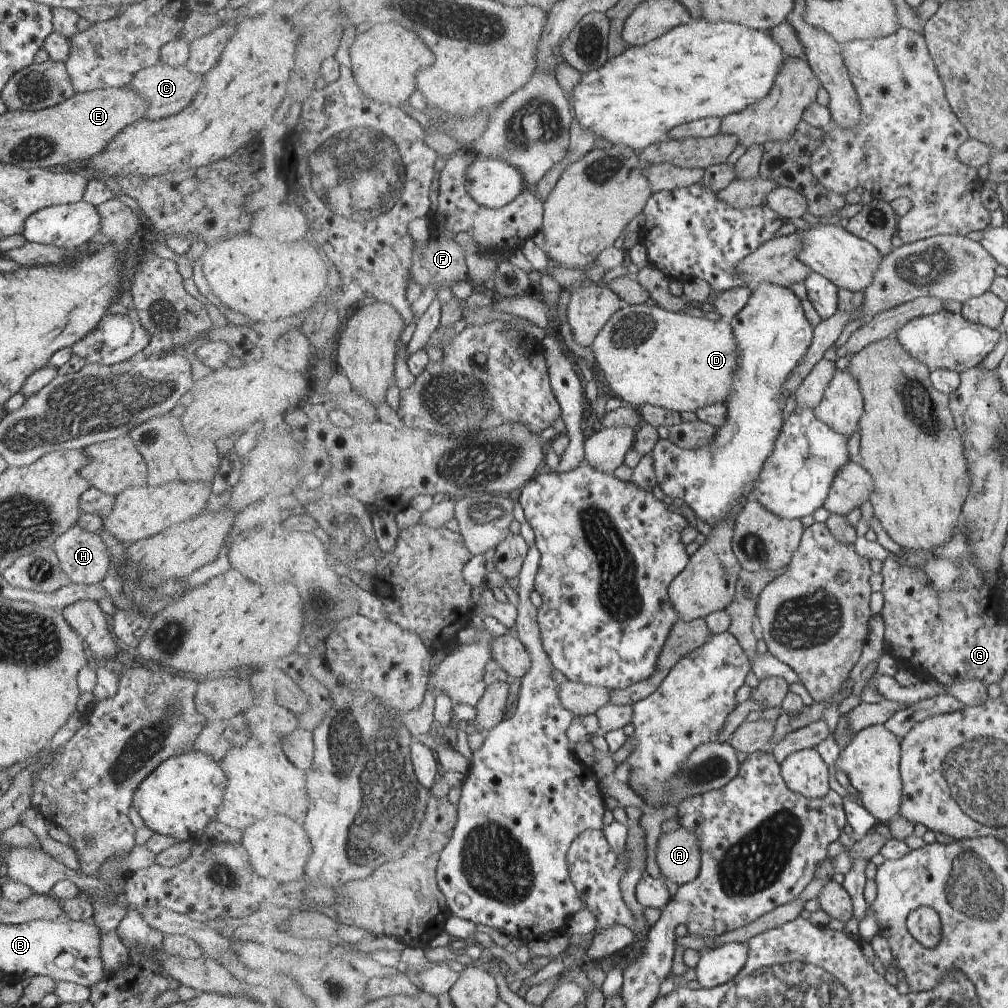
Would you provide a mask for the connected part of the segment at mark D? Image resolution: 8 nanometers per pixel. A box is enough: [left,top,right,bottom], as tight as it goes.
[591,304,741,413]

